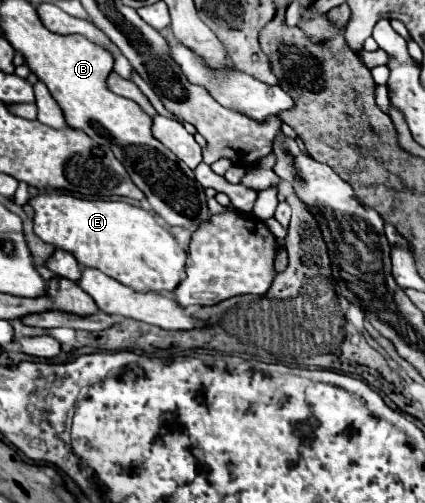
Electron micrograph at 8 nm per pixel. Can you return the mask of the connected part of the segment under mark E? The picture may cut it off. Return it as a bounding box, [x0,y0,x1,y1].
[30,191,186,293]

